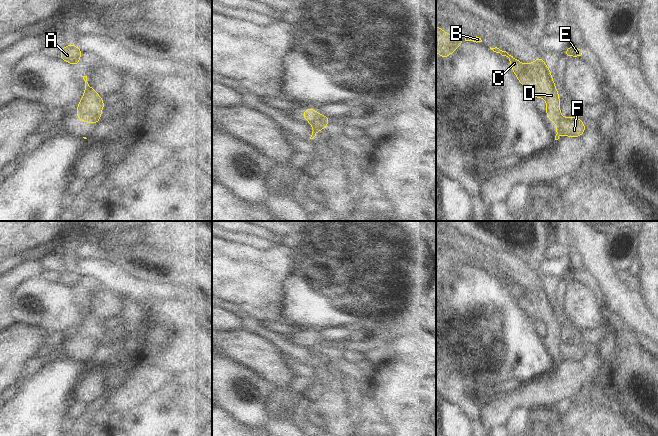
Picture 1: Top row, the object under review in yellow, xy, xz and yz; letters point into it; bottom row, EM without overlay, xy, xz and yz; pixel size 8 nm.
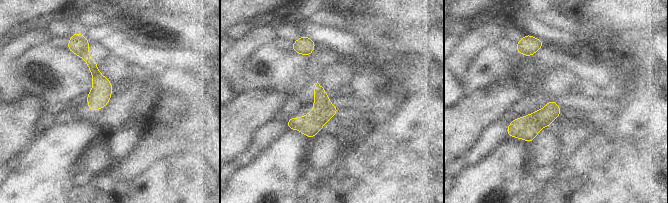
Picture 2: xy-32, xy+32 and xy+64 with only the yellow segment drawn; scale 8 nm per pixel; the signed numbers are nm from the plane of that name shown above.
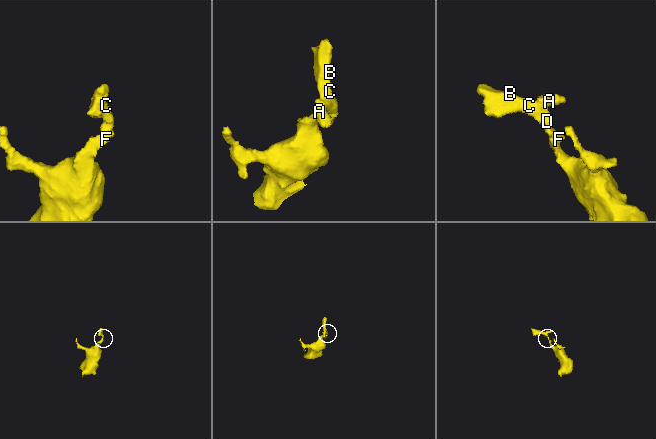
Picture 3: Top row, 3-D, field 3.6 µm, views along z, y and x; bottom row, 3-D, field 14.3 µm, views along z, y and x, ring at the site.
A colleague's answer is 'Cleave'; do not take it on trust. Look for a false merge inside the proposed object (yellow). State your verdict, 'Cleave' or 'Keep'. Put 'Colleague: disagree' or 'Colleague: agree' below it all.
Keep.
Colleague: disagree

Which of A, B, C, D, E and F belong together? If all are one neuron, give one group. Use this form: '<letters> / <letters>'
A B C D E F

